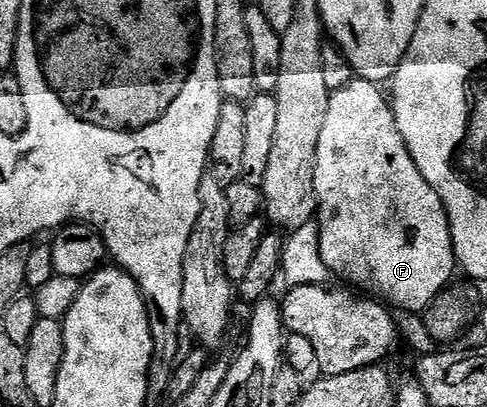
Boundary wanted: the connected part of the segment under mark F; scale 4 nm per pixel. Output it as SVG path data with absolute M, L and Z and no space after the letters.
M356 76L346 88L331 91L328 99L326 124L322 124L322 136L318 136L314 164L322 260L336 278L345 278L349 287L385 304L398 306L401 311L420 314L448 289L458 263L444 202L438 192L426 184L422 172L418 172L396 127L389 99L385 91L383 94L380 90L383 89L377 83Z

